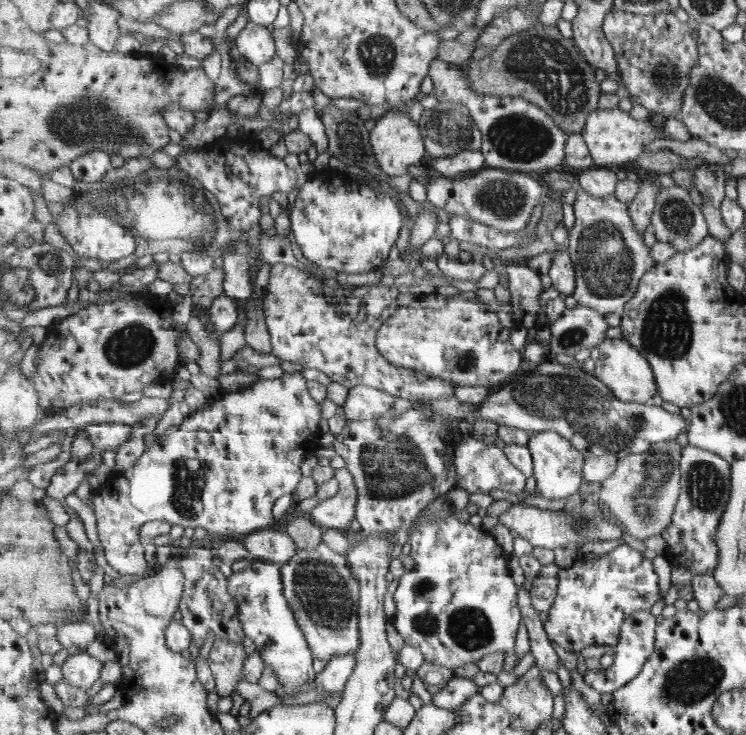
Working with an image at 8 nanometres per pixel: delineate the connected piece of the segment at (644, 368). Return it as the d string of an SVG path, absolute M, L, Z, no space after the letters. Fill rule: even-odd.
M608 338L599 346L600 356L596 360L593 375L604 381L619 400L648 404L658 393L658 384L648 358L635 348L629 340Z

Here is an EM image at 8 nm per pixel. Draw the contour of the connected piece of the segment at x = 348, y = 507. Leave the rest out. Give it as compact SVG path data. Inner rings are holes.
M345 466L337 469L334 478L339 483L335 496L319 501L308 516L327 534L342 531L356 519L358 490L353 473Z

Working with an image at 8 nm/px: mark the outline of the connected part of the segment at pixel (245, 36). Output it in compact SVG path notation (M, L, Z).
M248 20L245 28L235 38L235 43L239 53L259 67L277 54L271 32L251 20Z

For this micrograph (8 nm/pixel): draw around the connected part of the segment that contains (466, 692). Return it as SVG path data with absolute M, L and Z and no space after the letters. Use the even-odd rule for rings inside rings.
M455 676L451 678L441 692L434 695L432 704L449 711L455 711L465 701L479 695L479 690L481 690L481 687L479 688L474 678Z

